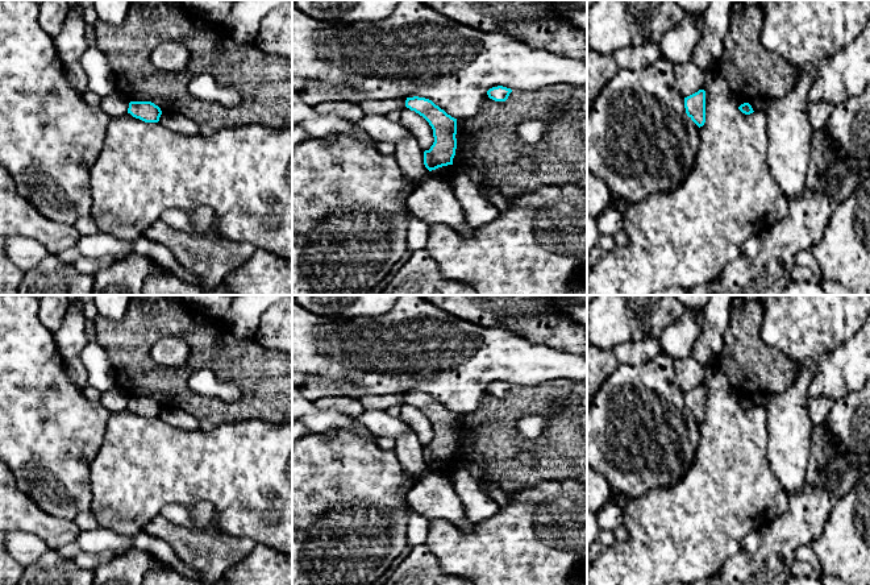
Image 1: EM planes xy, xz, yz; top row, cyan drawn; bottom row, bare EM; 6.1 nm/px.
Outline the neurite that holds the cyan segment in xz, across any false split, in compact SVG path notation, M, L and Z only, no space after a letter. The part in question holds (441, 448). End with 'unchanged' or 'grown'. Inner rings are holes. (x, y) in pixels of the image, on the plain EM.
M407 393L405 402L422 411L433 424L434 437L424 447L424 460L432 466L453 460L457 444L457 414L425 393Z; unchanged

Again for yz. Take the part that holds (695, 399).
M705 386L698 387L684 393L684 403L687 411L700 423L705 418Z; unchanged

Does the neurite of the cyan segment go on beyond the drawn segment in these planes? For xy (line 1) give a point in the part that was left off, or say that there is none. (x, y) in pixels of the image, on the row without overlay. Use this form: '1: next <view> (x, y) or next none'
1: next none

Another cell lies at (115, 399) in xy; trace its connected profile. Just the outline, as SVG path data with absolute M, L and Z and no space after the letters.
M113 386L100 394L99 402L109 410L111 414L117 414L128 408L129 398L130 397L122 389Z

